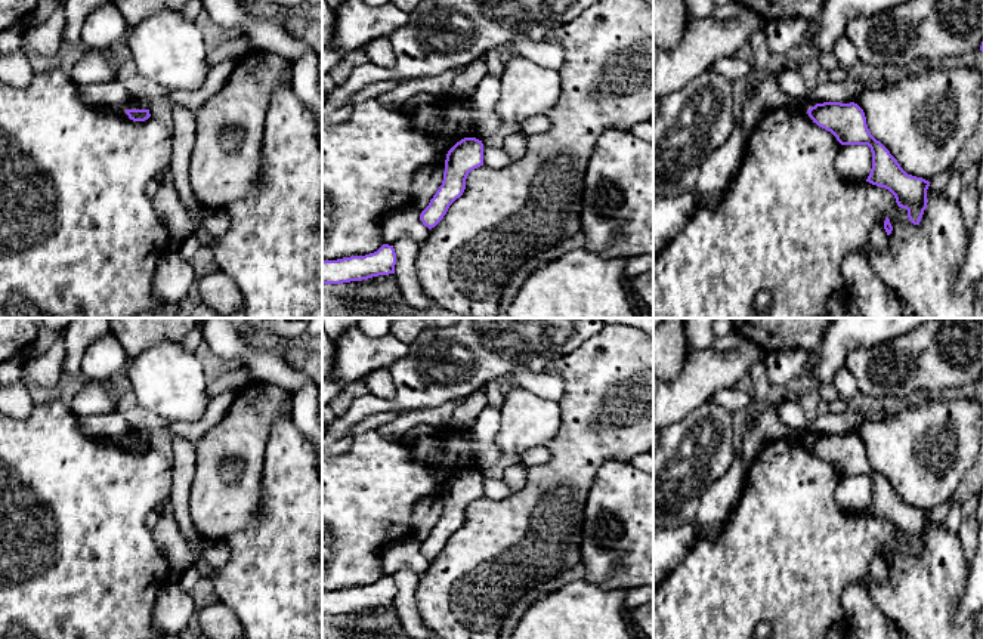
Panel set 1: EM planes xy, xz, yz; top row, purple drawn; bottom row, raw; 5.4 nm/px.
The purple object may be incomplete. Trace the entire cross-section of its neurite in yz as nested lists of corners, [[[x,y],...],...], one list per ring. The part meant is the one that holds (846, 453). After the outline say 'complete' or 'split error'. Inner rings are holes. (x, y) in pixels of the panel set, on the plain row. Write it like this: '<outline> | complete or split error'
[[[823,433],[807,441],[819,459],[831,463],[841,476],[868,476],[872,484],[872,500],[866,513],[888,521],[899,538],[908,541],[914,556],[919,556],[927,540],[930,513],[908,506],[890,482],[877,472],[866,456],[863,441],[854,435]]] | complete

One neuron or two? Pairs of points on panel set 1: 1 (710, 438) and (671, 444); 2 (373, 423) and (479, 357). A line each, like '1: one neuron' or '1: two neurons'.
1: one neuron
2: two neurons

